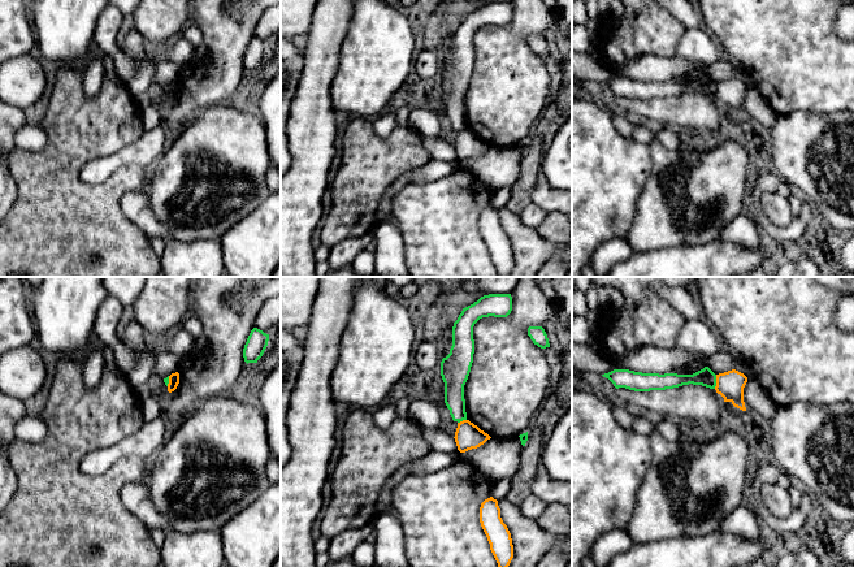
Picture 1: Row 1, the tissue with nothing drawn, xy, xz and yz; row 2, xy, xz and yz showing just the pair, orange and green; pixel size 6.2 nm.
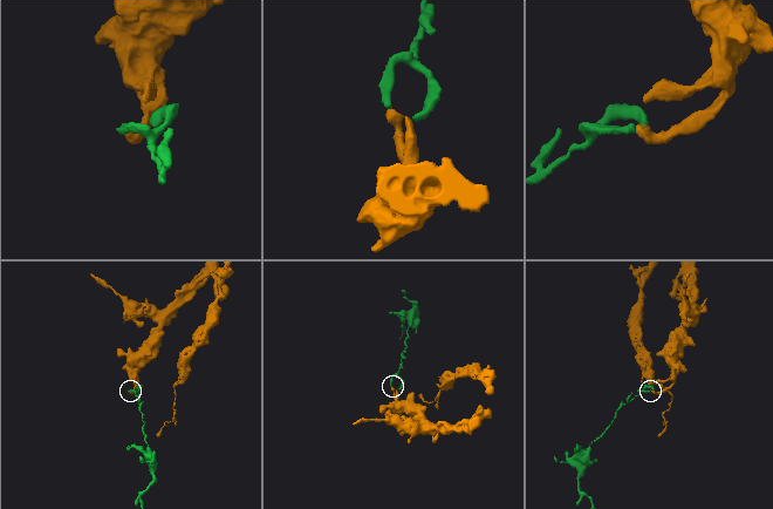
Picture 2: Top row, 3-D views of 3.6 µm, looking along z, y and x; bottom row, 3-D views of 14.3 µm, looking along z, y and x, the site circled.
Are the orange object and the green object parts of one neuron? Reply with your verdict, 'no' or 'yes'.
no

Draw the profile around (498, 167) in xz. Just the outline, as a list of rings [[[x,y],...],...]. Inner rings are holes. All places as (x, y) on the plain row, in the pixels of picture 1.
[[[519,144],[490,147],[477,157],[461,161],[468,172],[491,189],[513,187],[521,173],[523,153]]]

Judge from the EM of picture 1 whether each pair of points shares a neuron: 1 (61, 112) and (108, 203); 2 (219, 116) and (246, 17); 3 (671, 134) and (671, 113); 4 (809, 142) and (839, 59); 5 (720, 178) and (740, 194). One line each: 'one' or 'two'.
1: one
2: two
3: two
4: two
5: one

